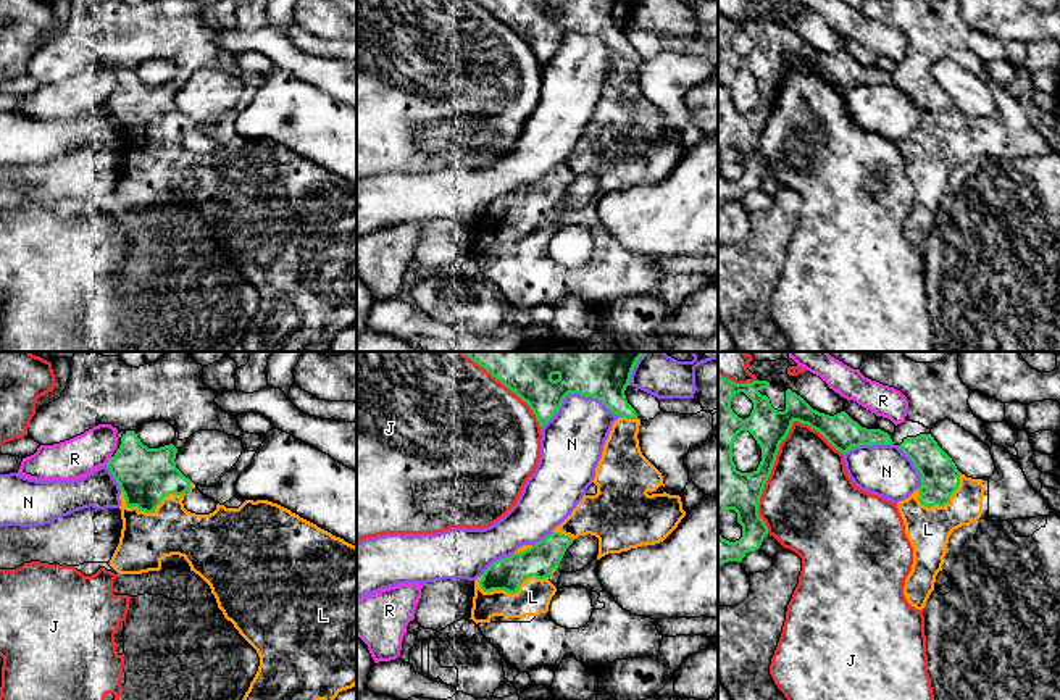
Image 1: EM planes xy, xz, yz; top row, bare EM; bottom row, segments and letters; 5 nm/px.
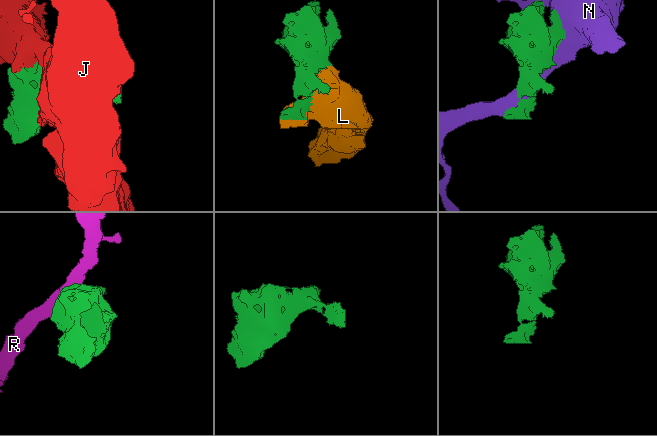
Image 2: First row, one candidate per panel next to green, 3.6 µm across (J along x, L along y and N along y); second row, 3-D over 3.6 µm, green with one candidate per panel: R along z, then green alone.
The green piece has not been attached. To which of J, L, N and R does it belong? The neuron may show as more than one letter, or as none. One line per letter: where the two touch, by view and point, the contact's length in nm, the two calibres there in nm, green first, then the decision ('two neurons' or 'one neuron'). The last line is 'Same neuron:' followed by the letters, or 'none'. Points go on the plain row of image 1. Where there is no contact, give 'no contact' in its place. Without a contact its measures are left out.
J: yz (768, 115) | 600 nm | 240/480 nm | two neurons
L: xz (513, 231) | 360 nm | 170/170 nm | one neuron
N: xz (576, 31) | 400 nm | 200/300 nm | two neurons
R: xy (108, 99) | 50 nm | 280/200 nm | two neurons
Same neuron: L

